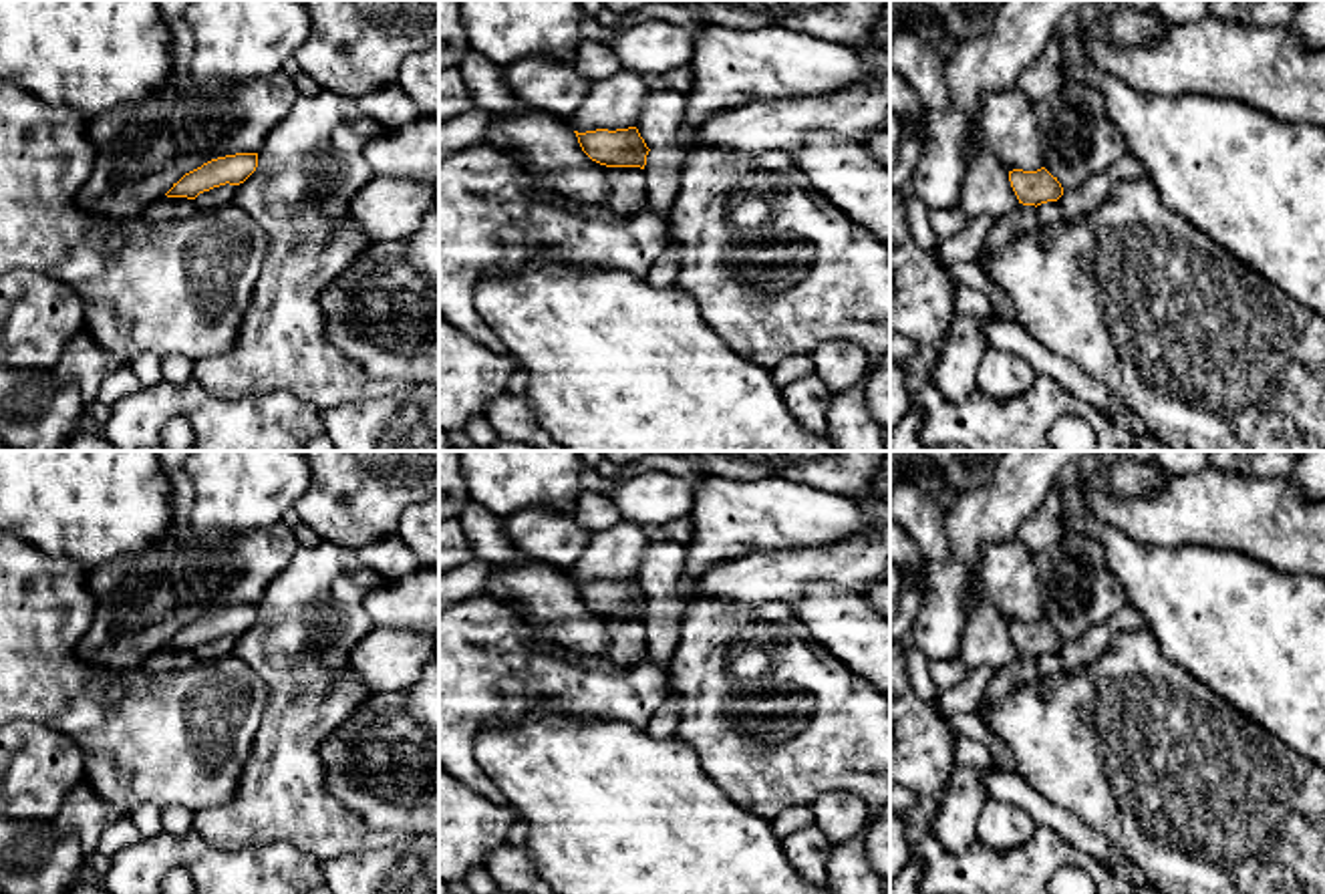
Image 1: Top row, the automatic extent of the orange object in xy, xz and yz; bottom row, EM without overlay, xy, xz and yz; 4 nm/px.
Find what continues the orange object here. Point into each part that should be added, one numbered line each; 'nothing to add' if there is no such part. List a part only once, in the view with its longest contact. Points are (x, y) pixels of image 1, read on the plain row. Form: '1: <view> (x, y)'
nothing to add

